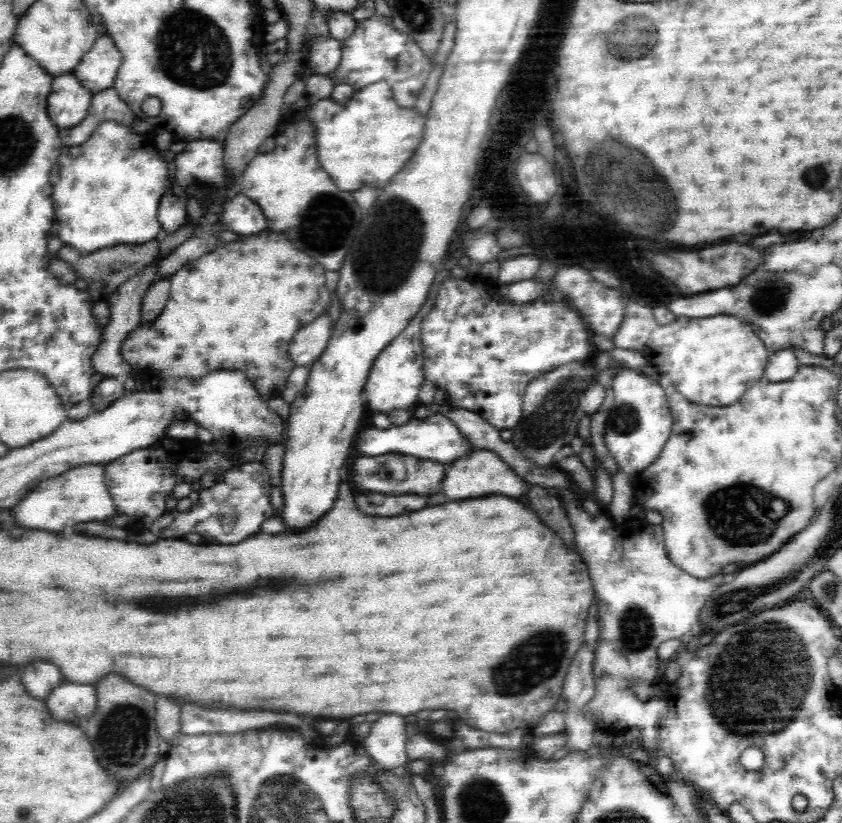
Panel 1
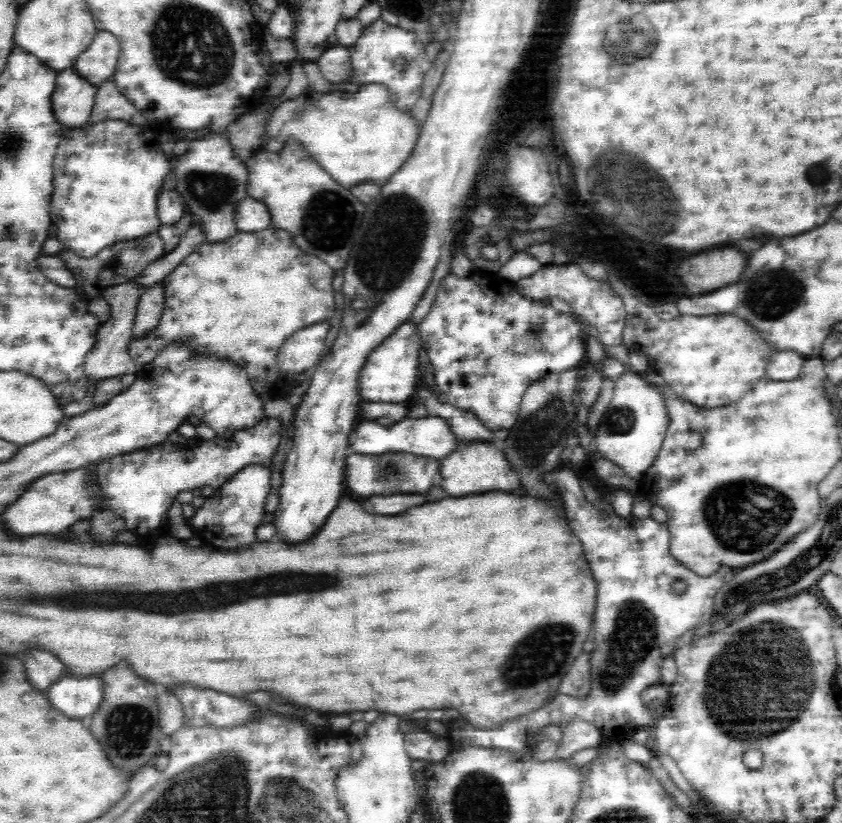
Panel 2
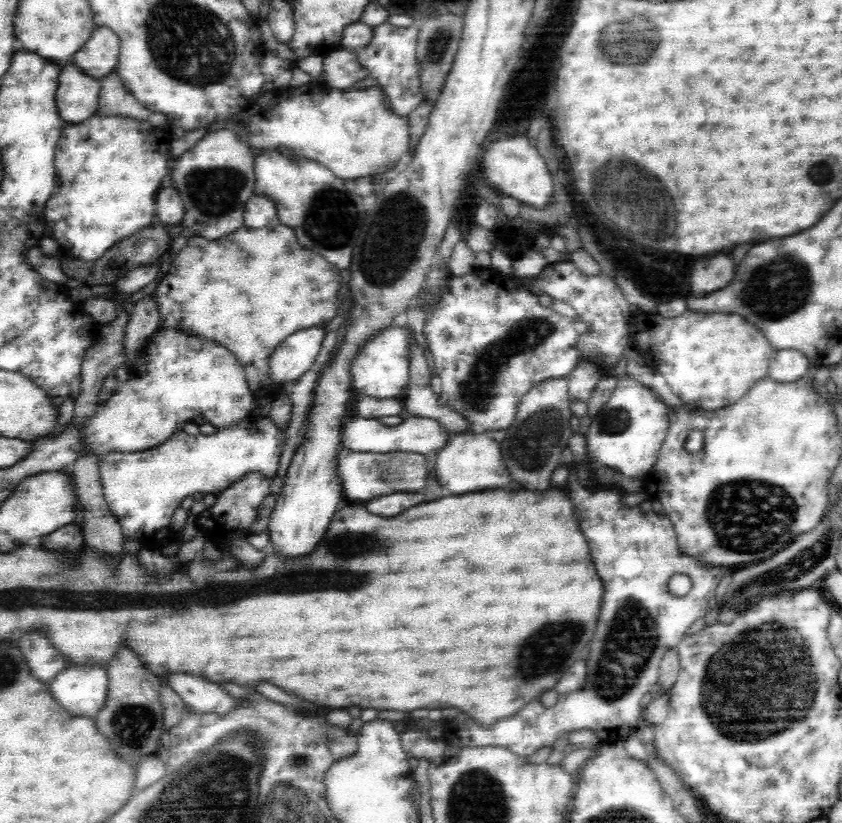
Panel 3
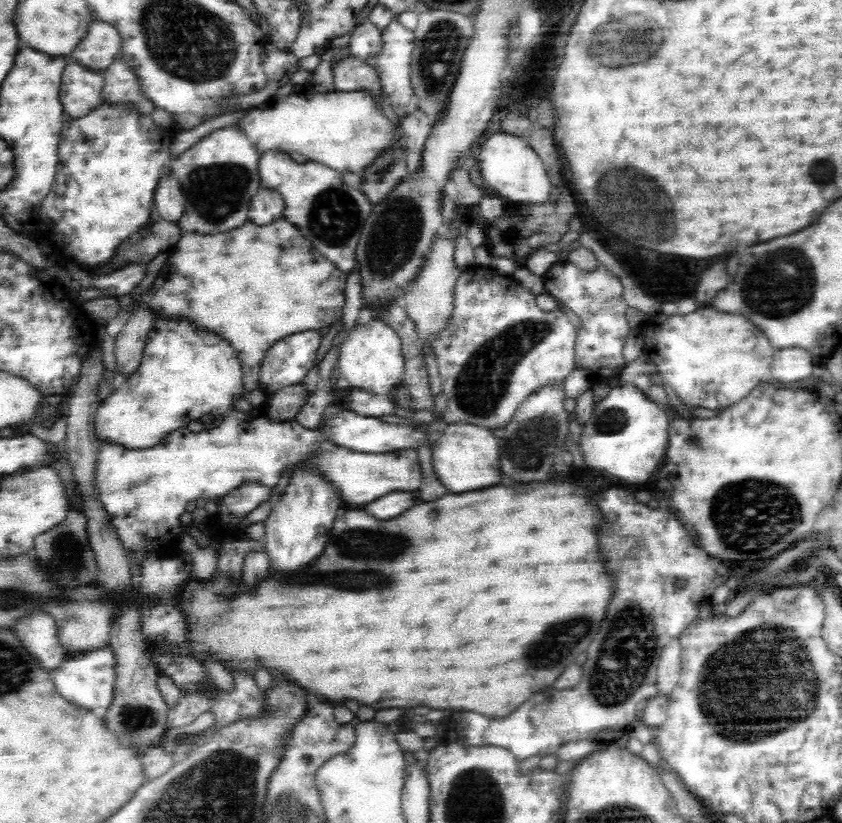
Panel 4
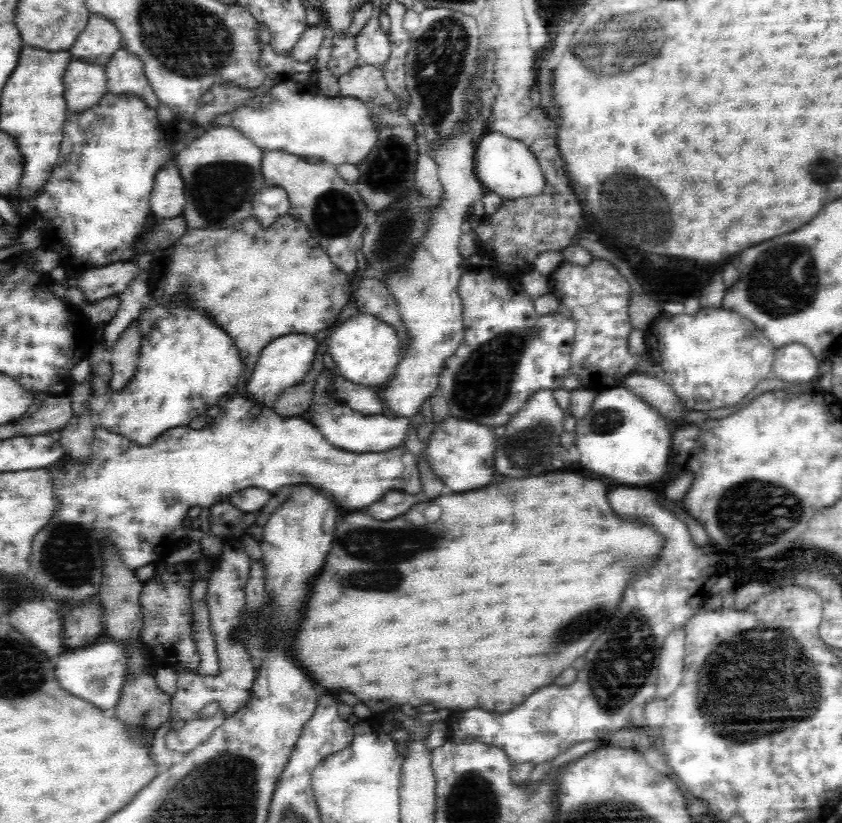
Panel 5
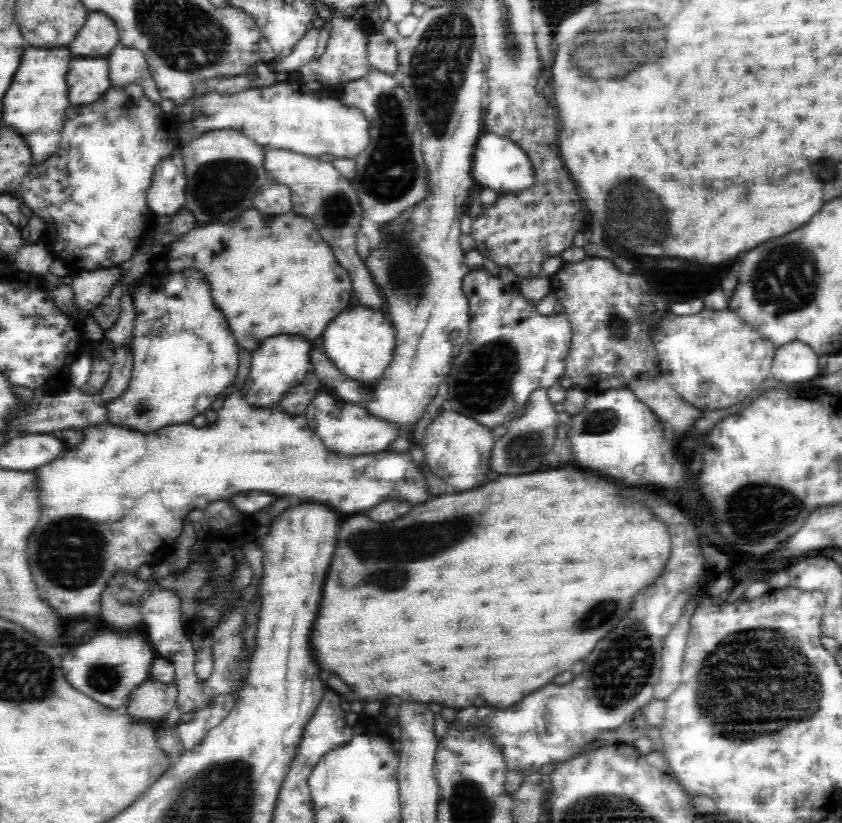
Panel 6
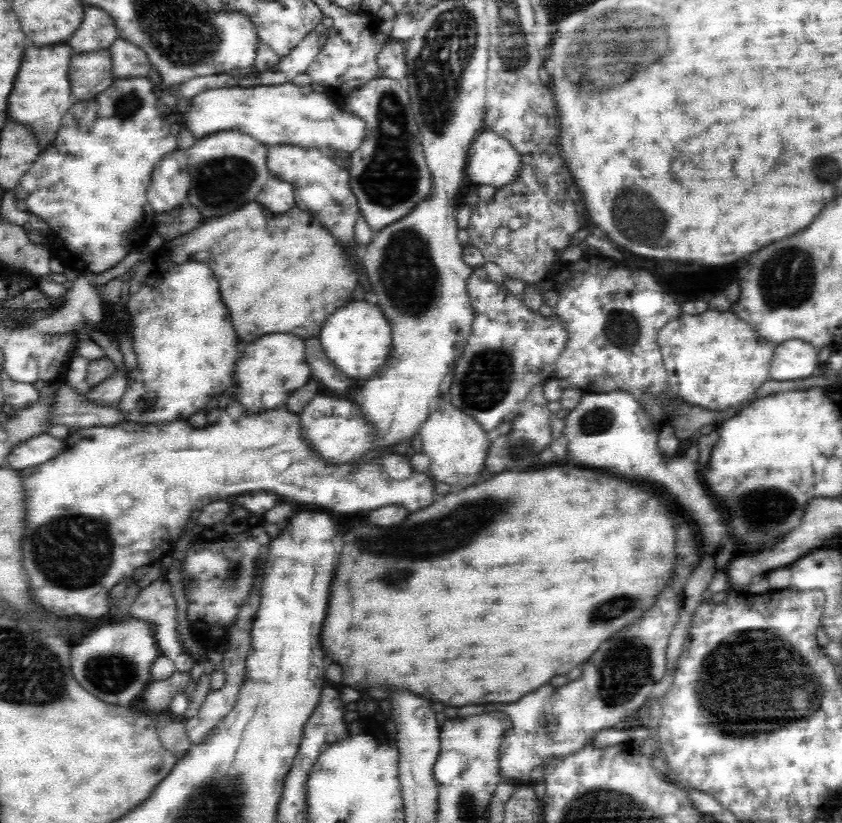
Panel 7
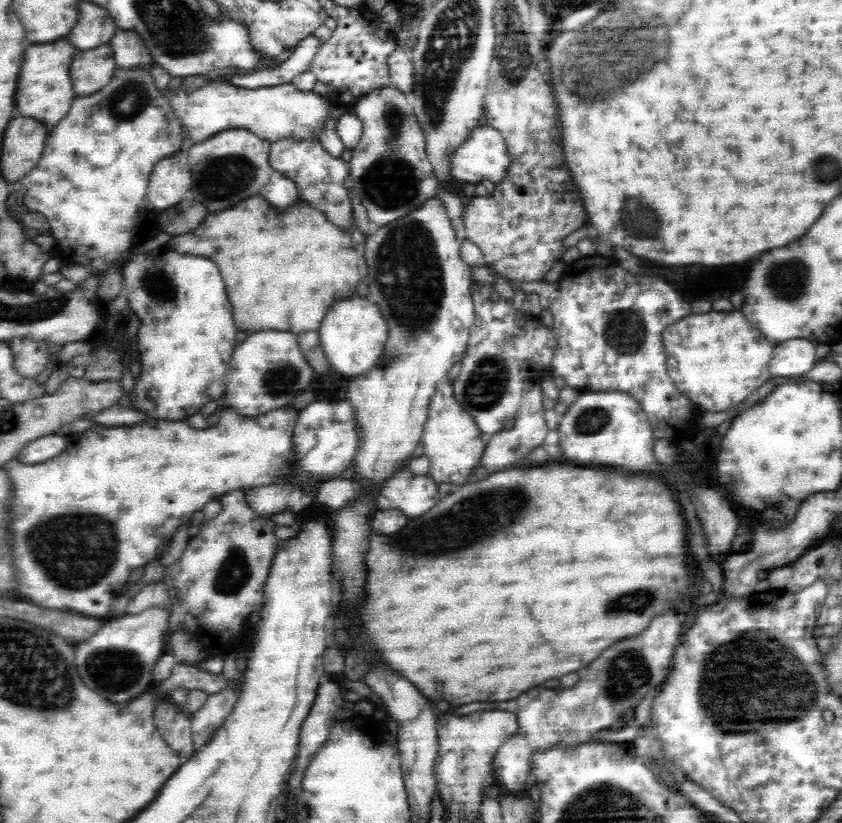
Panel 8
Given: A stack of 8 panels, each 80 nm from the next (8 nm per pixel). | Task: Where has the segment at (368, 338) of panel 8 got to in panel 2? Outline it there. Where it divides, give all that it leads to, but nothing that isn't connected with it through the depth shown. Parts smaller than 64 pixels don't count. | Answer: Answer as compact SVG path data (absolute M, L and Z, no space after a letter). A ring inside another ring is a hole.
M411 320L401 324L367 356L366 364L359 371L358 388L362 401L411 406L420 378L418 356L423 348L418 327L418 323Z

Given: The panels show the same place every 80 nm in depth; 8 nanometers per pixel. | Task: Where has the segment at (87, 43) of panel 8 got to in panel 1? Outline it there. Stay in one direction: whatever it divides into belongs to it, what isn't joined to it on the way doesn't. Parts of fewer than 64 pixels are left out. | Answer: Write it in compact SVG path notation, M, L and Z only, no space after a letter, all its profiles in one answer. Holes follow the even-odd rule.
M108 36L97 37L92 48L82 57L73 75L92 96L114 86L122 62L122 54L116 50Z

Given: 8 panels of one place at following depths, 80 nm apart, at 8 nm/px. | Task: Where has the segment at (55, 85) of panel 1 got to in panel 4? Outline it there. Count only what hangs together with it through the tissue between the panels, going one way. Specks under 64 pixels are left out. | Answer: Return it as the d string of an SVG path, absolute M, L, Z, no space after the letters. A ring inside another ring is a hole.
M69 60L64 67L58 99L65 118L77 119L102 104L103 75Z

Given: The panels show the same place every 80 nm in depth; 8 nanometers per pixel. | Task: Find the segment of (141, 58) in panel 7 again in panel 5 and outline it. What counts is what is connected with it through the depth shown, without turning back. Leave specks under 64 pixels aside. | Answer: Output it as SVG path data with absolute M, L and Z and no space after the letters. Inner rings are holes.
M118 49L105 64L106 92L112 95L138 95L150 108L159 106L136 53Z

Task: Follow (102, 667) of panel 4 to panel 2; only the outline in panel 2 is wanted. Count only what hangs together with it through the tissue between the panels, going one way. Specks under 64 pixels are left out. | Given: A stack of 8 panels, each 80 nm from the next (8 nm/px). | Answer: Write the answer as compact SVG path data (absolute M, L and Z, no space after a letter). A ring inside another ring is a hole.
M64 676L47 690L46 696L62 715L82 720L82 724L90 728L90 720L102 701L102 680L100 676L80 680Z

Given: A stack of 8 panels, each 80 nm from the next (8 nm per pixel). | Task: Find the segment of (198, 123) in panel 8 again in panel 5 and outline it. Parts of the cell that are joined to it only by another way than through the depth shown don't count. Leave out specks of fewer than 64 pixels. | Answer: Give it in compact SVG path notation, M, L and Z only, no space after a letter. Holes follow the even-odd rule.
M284 81L273 86L263 95L250 99L245 106L215 118L216 127L232 127L238 129L250 139L263 153L266 151L283 151L298 157L309 157L311 161L330 163L337 169L344 164L358 168L373 146L378 142L379 128L372 120L366 103L353 96L345 97L340 94L326 96L322 94L294 94L292 87L284 86Z

